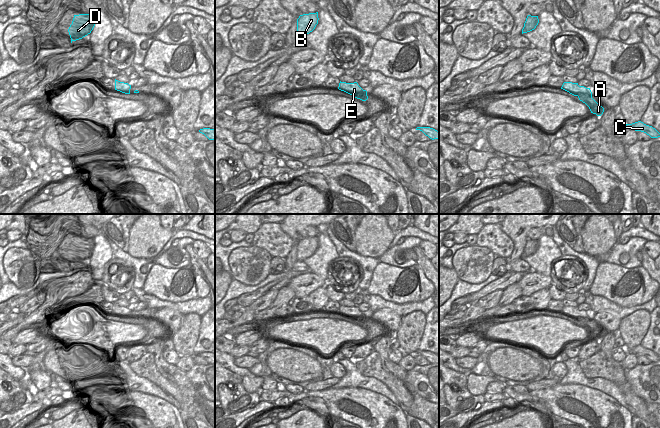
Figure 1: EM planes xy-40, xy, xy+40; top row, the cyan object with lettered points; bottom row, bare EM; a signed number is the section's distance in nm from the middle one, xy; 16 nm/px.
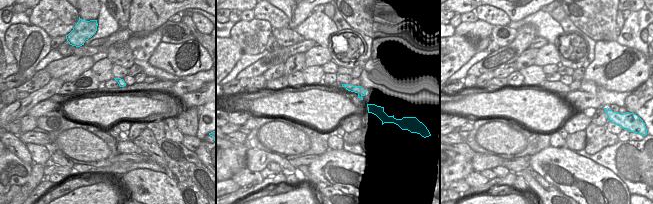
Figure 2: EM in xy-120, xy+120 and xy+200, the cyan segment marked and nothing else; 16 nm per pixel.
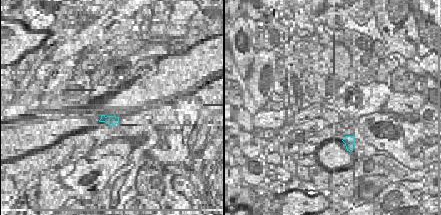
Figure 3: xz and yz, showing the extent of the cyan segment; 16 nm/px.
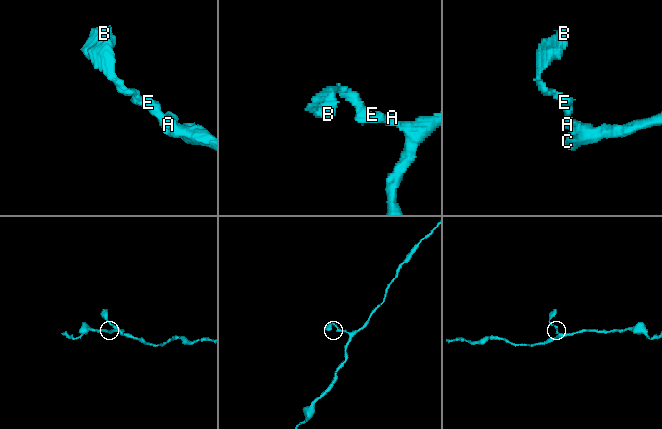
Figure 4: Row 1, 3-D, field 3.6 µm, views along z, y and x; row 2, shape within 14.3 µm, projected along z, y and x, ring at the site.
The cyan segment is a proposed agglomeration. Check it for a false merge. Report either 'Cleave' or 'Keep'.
Keep.

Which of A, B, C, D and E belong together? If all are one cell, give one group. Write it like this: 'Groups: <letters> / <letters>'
Groups: A B C D E.

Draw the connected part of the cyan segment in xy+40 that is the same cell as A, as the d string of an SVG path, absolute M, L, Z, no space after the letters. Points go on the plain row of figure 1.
M564 306L561 313L577 320L580 325L589 331L591 337L596 338L597 340L601 340L603 338L604 332L592 322L590 312L579 310L578 307Z

